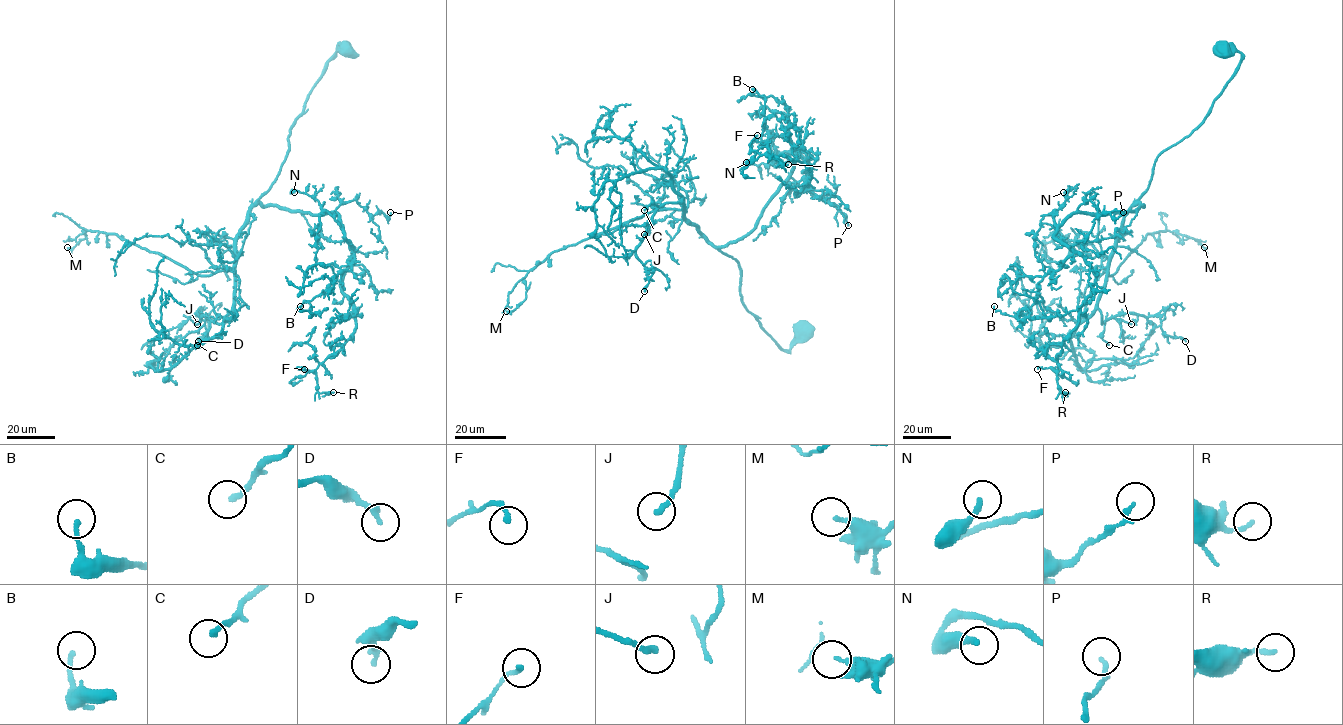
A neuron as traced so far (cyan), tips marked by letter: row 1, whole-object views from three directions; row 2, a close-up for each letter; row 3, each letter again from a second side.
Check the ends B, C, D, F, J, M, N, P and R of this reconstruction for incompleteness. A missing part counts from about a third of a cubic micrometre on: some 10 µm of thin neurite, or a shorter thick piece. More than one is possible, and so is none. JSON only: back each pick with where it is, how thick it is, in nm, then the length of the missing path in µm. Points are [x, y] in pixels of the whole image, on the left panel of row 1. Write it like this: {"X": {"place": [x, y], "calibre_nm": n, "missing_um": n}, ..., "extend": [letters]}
{"extend": []}

